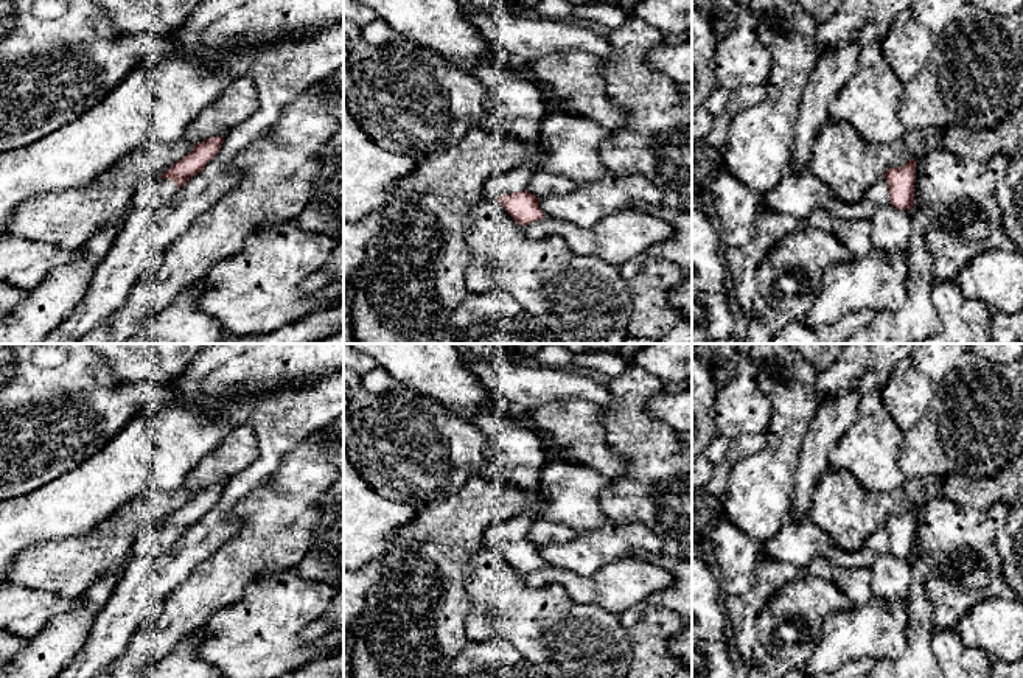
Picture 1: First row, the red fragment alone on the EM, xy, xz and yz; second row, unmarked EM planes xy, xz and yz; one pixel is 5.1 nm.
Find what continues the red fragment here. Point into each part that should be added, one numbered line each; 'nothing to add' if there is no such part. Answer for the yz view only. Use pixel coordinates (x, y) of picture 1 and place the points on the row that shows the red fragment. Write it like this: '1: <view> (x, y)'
1: yz (796, 195)

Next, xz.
1: xz (507, 182)

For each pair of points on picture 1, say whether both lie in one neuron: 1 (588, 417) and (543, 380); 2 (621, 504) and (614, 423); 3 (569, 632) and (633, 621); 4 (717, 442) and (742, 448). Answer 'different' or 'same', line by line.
1: different
2: same
3: different
4: different

